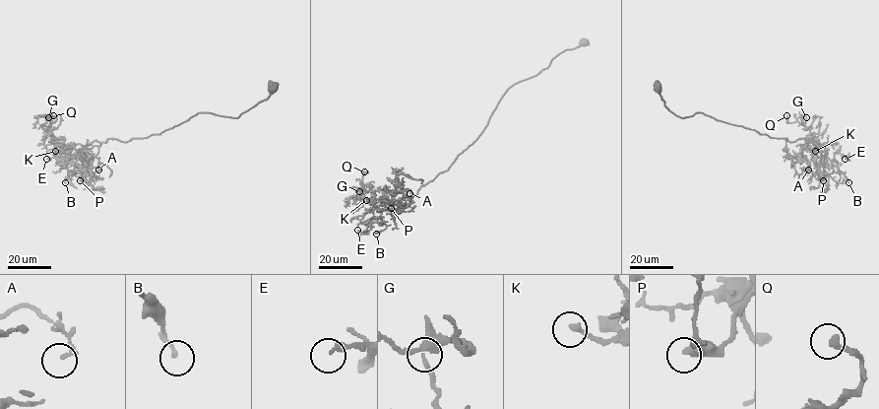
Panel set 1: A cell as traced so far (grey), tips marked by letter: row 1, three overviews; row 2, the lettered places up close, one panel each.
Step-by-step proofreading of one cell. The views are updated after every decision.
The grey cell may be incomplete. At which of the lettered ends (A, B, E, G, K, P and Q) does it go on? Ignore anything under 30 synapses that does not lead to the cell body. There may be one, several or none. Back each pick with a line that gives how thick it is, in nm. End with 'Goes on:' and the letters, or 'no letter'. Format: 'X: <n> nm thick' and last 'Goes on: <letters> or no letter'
Goes on: no letter

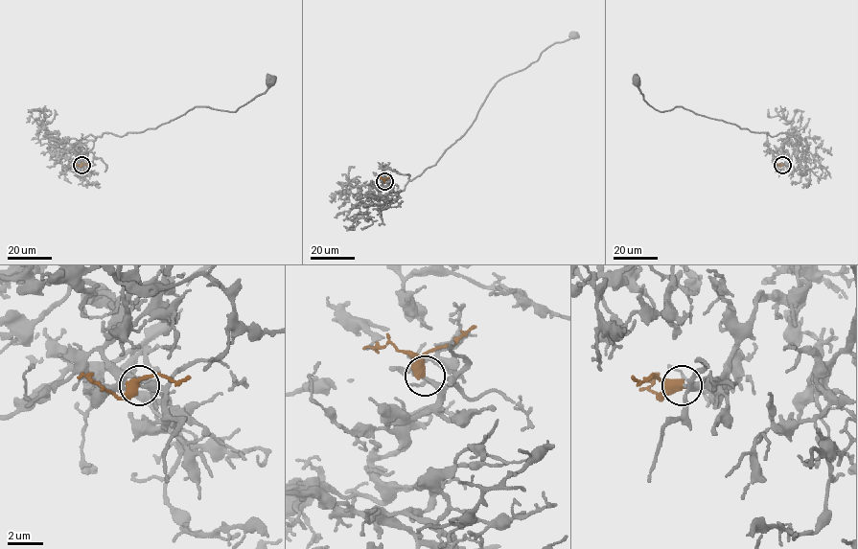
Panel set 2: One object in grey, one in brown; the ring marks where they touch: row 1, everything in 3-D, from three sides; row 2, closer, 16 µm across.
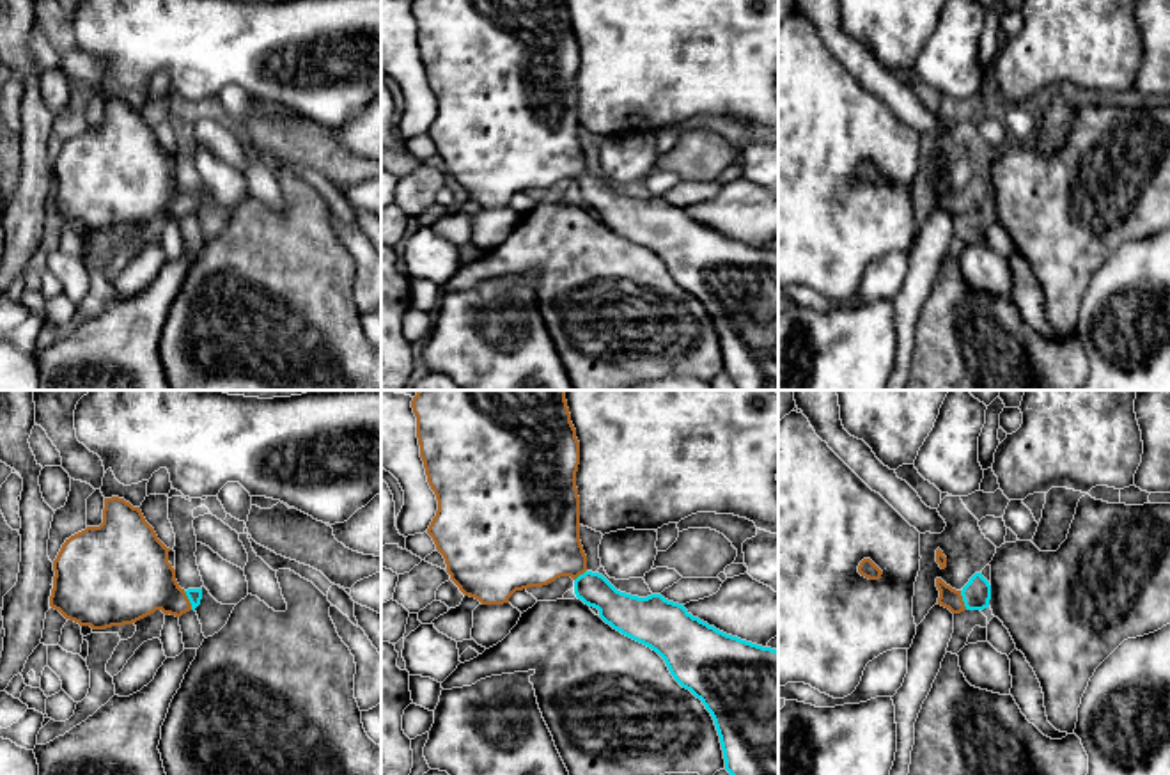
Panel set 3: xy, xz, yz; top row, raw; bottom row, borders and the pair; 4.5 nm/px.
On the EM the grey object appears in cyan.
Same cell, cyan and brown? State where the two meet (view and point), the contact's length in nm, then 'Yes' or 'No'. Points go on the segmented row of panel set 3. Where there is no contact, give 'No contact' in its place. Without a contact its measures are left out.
Touches cyan at xy (188, 598). Shared border 100 nm. Yes

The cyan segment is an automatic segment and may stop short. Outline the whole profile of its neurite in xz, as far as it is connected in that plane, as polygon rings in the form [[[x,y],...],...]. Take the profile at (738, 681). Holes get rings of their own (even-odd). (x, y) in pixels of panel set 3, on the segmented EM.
[[[418,390],[411,401],[411,408],[417,417],[417,438],[427,482],[438,500],[438,511],[427,534],[433,537],[436,550],[443,555],[447,573],[459,591],[464,596],[479,599],[482,605],[503,605],[509,603],[509,598],[516,591],[542,587],[560,576],[571,576],[574,580],[574,594],[578,599],[597,608],[599,617],[613,630],[656,651],[665,660],[674,679],[702,701],[714,720],[723,750],[725,770],[730,775],[778,775],[778,651],[727,635],[698,617],[693,617],[684,605],[668,601],[661,594],[638,598],[620,592],[603,575],[587,569],[587,555],[580,541],[580,497],[576,488],[580,442],[571,422],[566,390]]]

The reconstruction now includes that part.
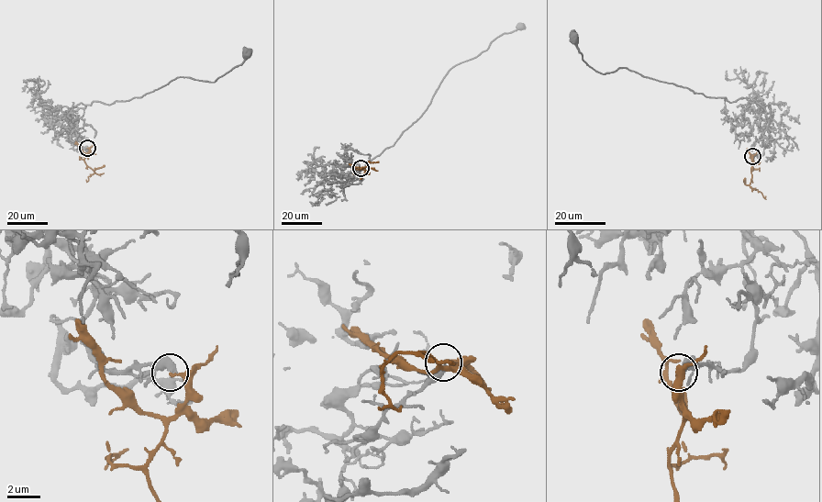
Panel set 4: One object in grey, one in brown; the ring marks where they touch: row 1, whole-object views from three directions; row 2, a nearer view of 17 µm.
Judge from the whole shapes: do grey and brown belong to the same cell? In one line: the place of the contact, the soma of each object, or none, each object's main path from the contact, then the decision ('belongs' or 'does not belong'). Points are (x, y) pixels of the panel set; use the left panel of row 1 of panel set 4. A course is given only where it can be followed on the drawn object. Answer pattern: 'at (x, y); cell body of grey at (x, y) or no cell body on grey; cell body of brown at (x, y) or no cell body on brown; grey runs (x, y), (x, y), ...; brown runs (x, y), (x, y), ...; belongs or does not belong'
at (87, 148); cell body of grey at (247, 53); no cell body on brown; grey runs (87, 148), (79, 147), (77, 136), (69, 130), (86, 105), (141, 97), (177, 77), (212, 82), (249, 54); brown runs (87, 148), (89, 151), (84, 161), (94, 173), (86, 180); does not belong

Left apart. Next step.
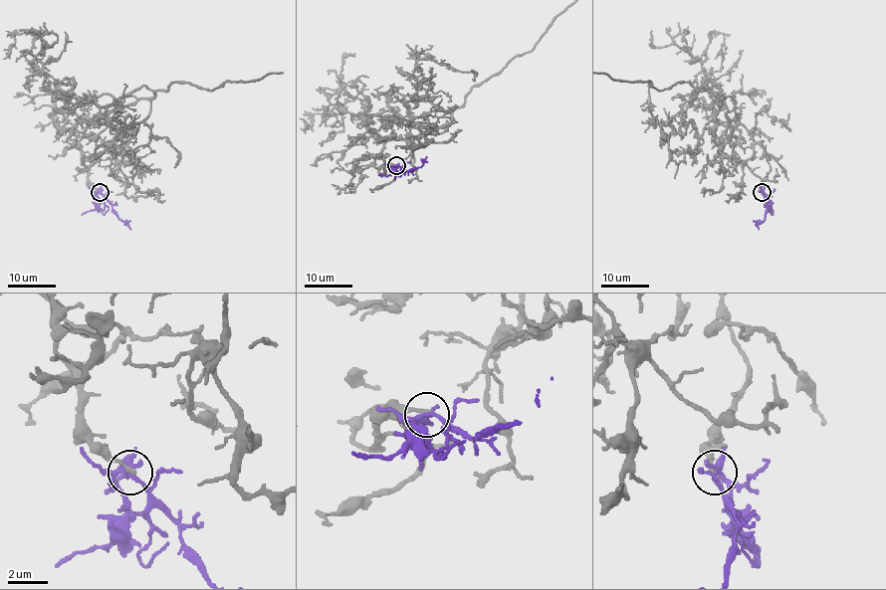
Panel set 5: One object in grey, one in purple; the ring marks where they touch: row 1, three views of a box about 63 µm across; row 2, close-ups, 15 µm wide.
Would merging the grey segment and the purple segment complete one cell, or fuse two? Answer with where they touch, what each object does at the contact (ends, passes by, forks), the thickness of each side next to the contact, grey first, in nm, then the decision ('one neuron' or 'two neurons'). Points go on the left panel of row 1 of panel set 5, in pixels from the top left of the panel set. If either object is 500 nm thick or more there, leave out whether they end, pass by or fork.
place (100, 192); grey ends; purple forks; calibres 200 and 280 nm; two neurons

